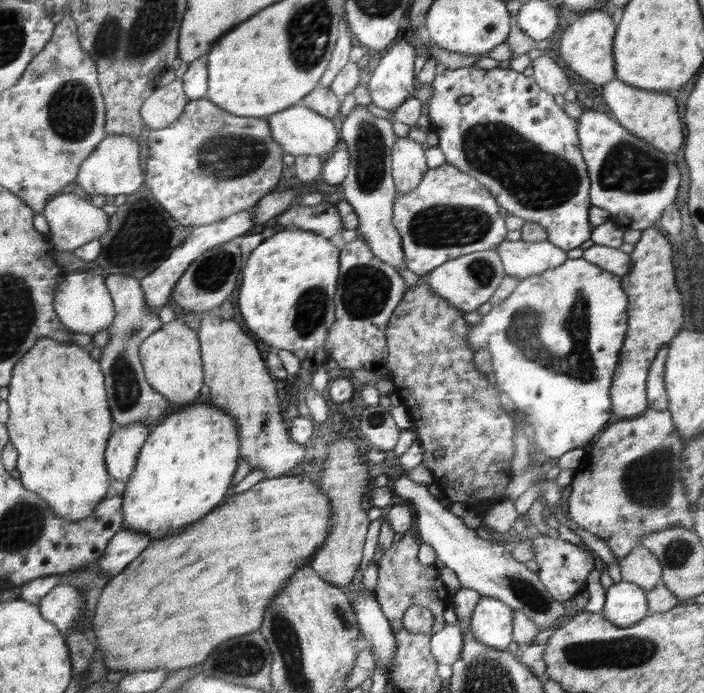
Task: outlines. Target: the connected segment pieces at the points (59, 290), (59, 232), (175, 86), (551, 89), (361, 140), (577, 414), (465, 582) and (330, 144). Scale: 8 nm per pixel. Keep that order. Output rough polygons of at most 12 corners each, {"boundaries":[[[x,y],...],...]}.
{"boundaries":[[[68,271],[55,313],[77,333],[109,330],[114,300],[105,277]],[[72,189],[43,215],[58,251],[99,240],[111,217]],[[182,80],[156,89],[140,117],[151,130],[178,121],[189,101]],[[550,58],[531,62],[535,82],[548,93],[568,90],[564,70]],[[356,106],[339,123],[357,234],[397,271],[392,121]],[[567,258],[468,331],[541,457],[612,426],[628,297]],[[395,480],[420,539],[462,589],[500,599],[545,634],[567,621],[510,545],[480,538],[427,487]],[[303,102],[268,116],[284,152],[318,155],[338,145],[332,119]]]}

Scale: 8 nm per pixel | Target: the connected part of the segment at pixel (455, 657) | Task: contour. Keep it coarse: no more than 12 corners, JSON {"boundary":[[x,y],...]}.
{"boundary":[[447,624],[431,636],[431,651],[440,664],[460,659],[464,633]]}

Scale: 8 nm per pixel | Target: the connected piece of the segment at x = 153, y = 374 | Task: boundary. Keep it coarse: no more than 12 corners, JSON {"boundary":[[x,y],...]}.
{"boundary":[[175,318],[139,346],[145,380],[170,403],[204,386],[198,335]]}

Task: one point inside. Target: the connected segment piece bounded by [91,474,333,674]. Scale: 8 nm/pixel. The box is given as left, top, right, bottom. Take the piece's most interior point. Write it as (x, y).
(220, 572)

